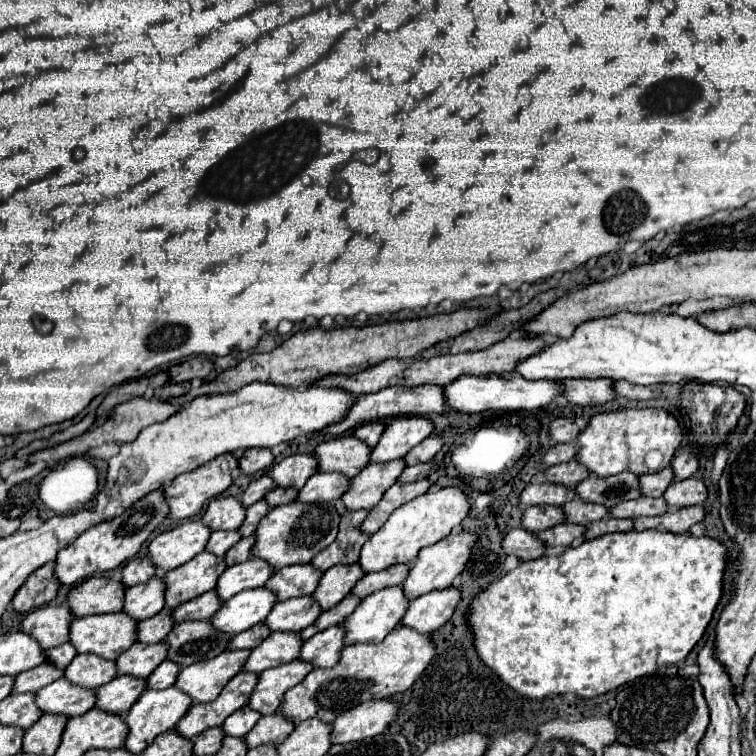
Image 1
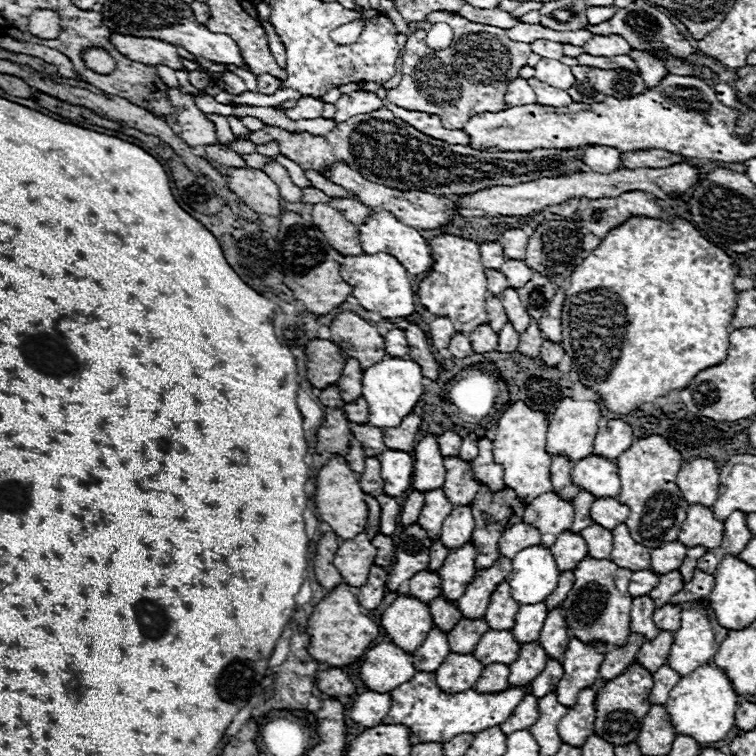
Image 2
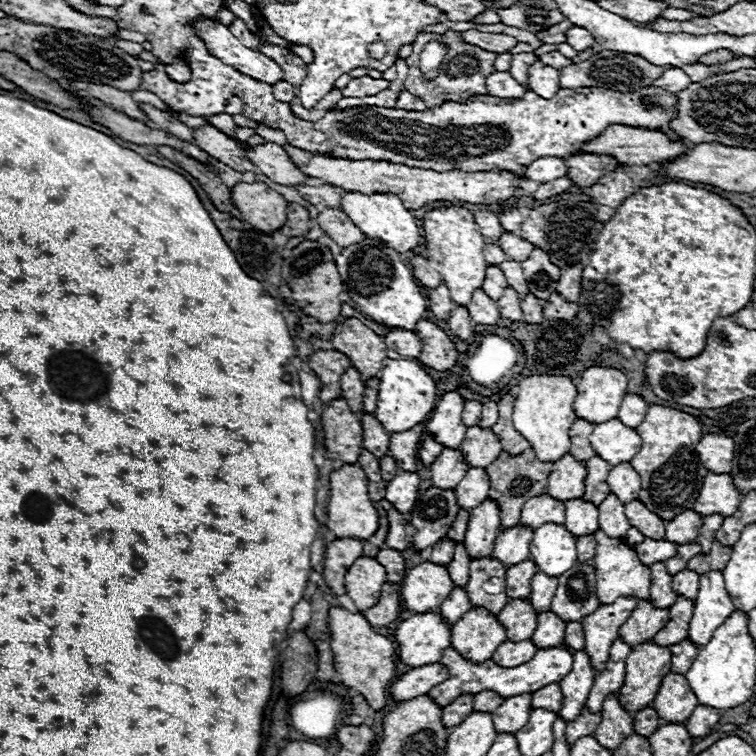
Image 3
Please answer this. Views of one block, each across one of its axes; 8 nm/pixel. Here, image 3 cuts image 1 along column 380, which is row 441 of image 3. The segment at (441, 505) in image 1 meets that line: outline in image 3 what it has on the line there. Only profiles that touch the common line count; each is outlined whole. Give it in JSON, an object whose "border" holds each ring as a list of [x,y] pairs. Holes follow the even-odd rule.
{"border":[[[526,376],[518,384],[518,398],[514,404],[514,428],[530,442],[534,454],[542,462],[556,462],[570,450],[570,428],[576,422],[572,404],[576,400],[576,386],[566,376]]]}

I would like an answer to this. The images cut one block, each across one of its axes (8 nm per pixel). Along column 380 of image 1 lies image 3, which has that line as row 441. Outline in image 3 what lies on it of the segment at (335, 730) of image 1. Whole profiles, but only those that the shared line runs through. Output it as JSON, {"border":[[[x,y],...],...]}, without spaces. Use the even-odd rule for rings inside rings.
{"border":[[[704,434],[696,444],[700,462],[714,474],[728,474],[734,456],[734,440],[722,434]]]}

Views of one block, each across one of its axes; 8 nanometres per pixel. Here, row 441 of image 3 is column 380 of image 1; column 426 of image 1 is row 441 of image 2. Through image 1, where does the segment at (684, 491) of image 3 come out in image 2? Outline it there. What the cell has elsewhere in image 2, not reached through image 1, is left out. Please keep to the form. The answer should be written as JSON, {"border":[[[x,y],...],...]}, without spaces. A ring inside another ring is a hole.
{"border":[[[652,434],[636,440],[622,456],[616,458],[616,466],[622,484],[618,500],[630,508],[630,516],[626,520],[630,536],[646,548],[660,548],[666,542],[674,542],[678,538],[680,524],[686,520],[688,508],[676,486],[676,474],[682,468],[682,454],[662,436]]]}

